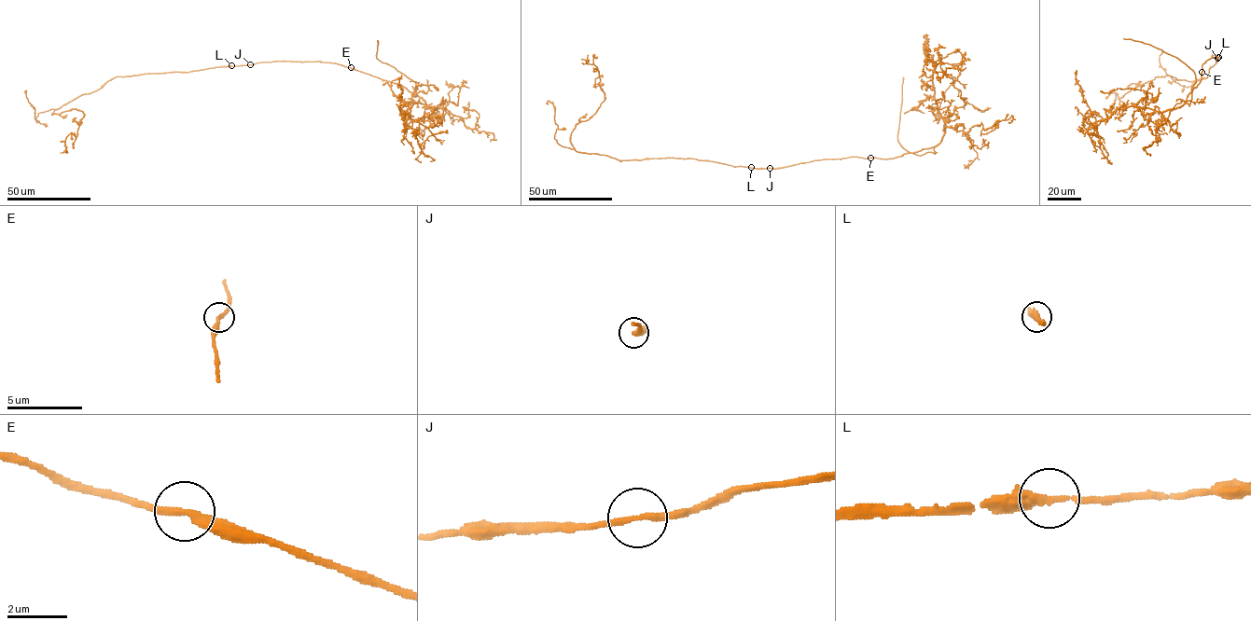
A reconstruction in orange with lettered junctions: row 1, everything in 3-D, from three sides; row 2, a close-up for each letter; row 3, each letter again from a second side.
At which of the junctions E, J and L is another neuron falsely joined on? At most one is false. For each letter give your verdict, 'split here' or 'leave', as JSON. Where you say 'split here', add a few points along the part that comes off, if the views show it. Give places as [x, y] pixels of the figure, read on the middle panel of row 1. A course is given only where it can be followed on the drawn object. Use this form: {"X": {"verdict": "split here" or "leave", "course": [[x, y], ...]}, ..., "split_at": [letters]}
{"E": {"verdict": "leave"}, "J": {"verdict": "leave"}, "L": {"verdict": "leave"}, "split_at": []}

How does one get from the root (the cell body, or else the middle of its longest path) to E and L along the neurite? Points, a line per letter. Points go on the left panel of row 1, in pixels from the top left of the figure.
E: (246, 65), (278, 61), (321, 61), (351, 67)
L: (246, 65), (231, 65)

